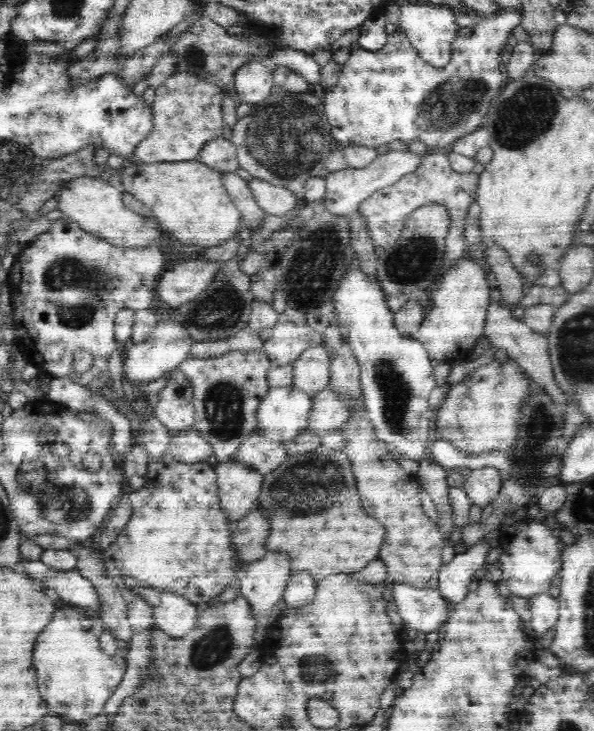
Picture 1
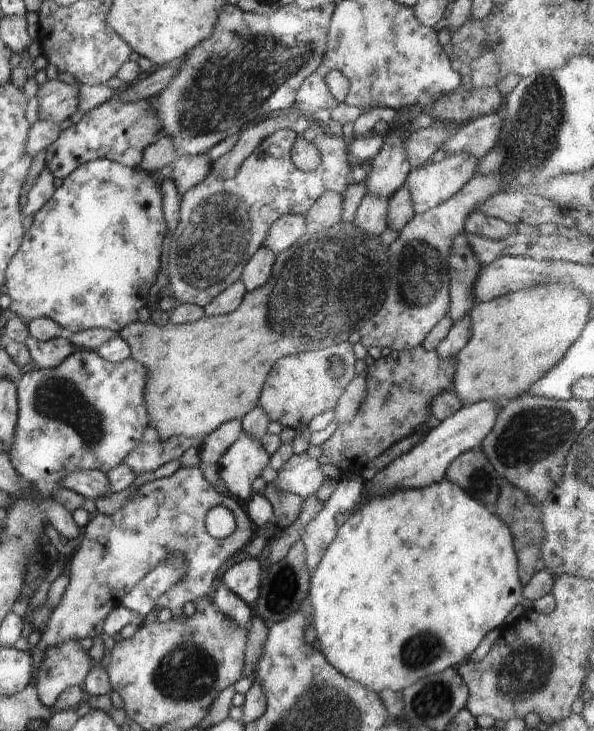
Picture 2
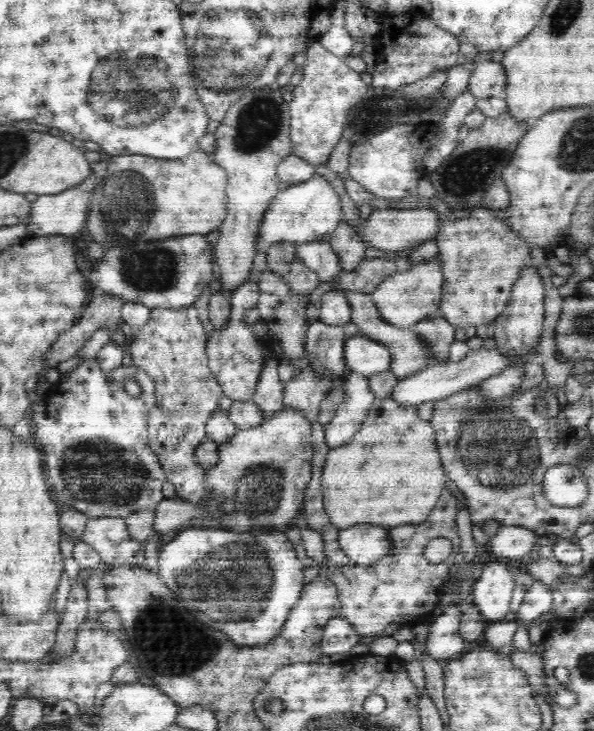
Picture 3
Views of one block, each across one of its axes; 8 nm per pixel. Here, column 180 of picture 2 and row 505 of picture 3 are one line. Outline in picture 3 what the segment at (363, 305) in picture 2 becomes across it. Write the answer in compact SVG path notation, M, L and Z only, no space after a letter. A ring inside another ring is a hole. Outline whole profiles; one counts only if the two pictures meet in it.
M392 397L385 399L374 399L366 418L362 420L360 428L356 431L354 438L344 444L338 446L334 450L330 449L323 469L323 476L321 477L321 489L323 492L323 506L326 514L330 518L330 522L340 530L354 526L356 524L373 524L374 526L381 526L384 529L392 529L402 524L422 523L430 512L434 510L436 504L441 498L441 493L445 490L445 471L441 463L441 456L437 445L437 436L430 421L424 421L418 415L418 411L413 406L402 406Z

